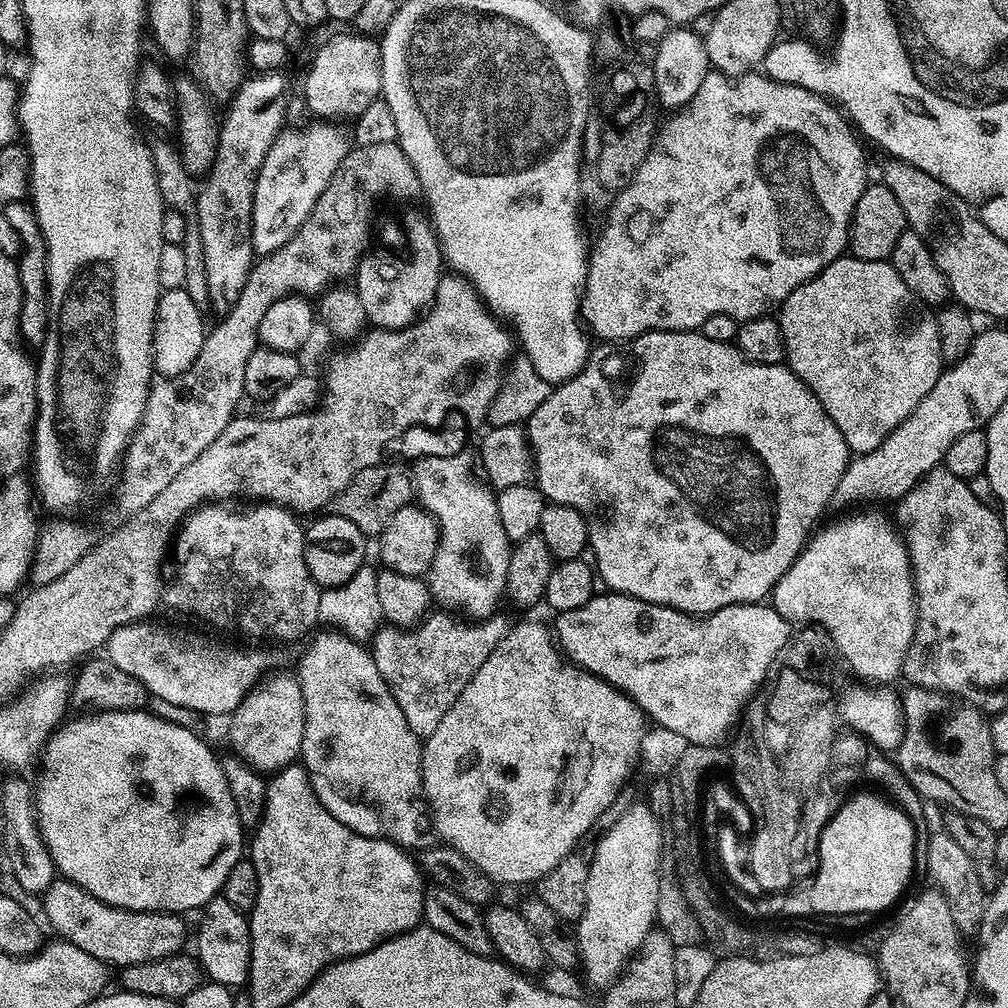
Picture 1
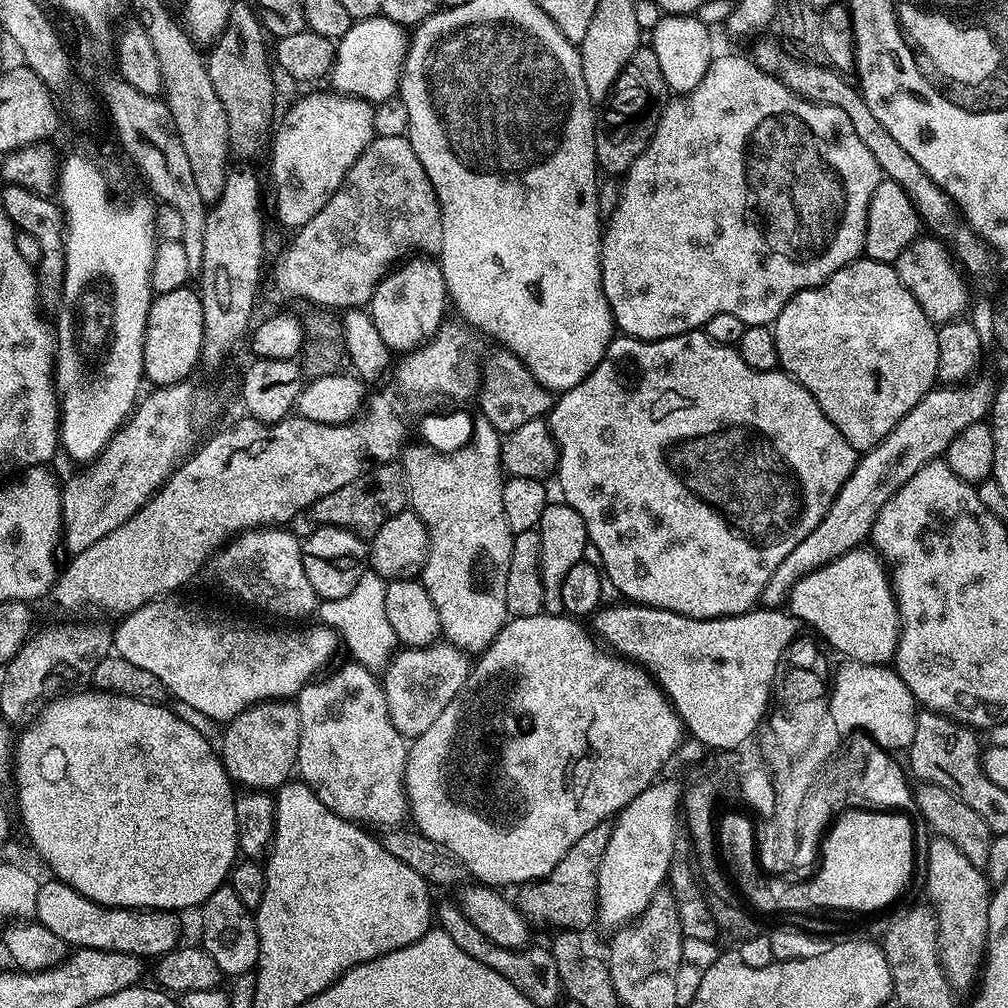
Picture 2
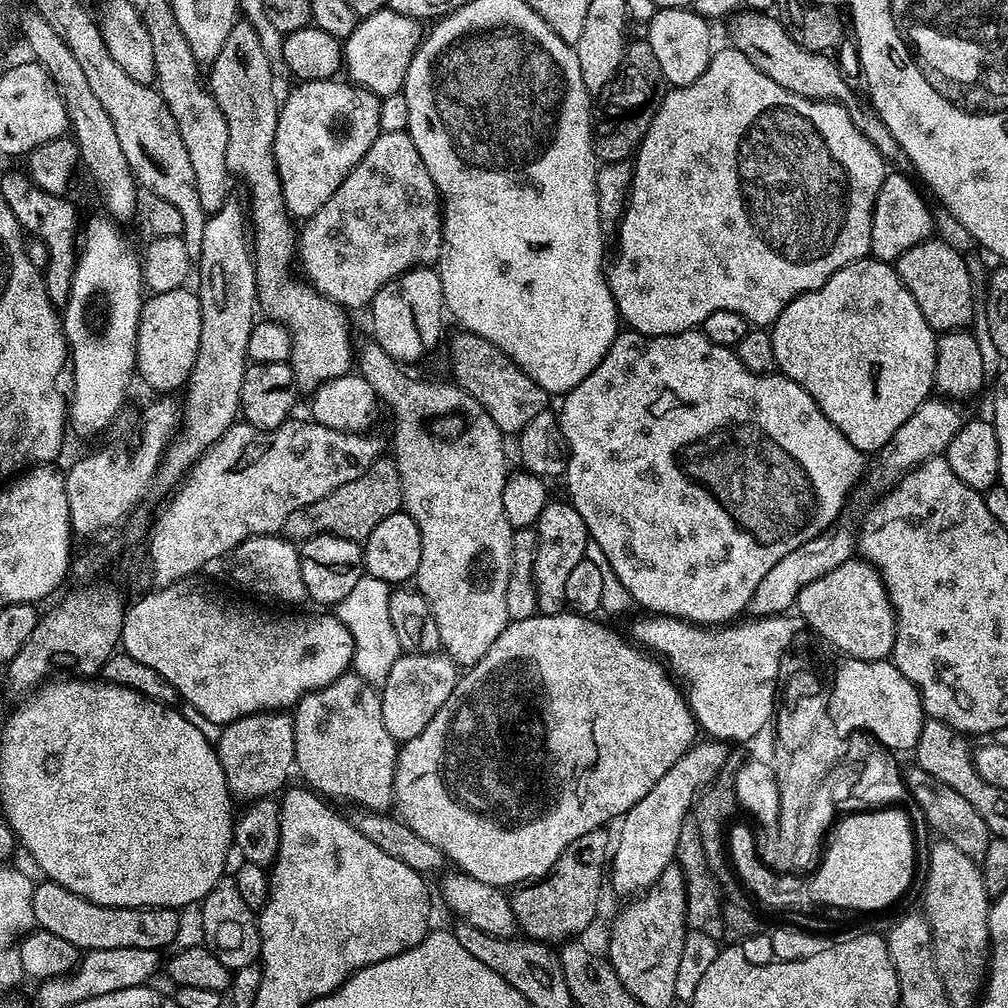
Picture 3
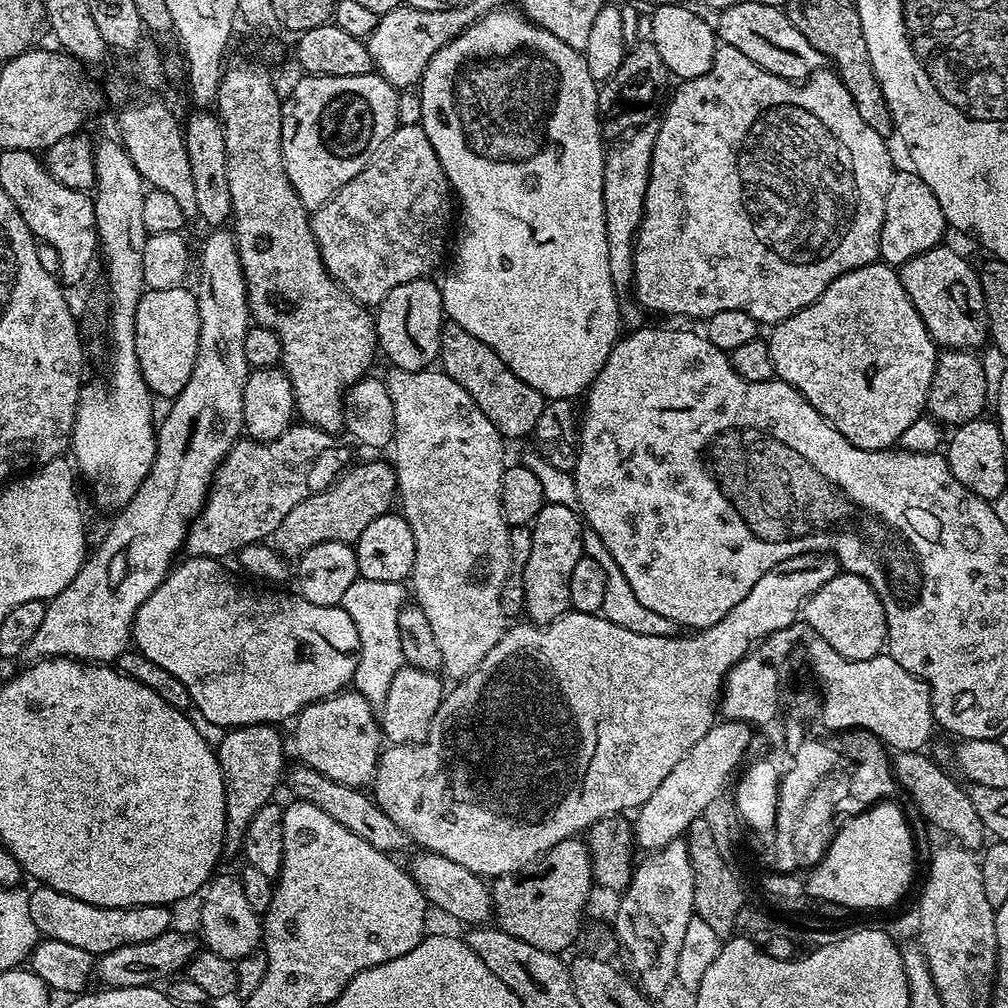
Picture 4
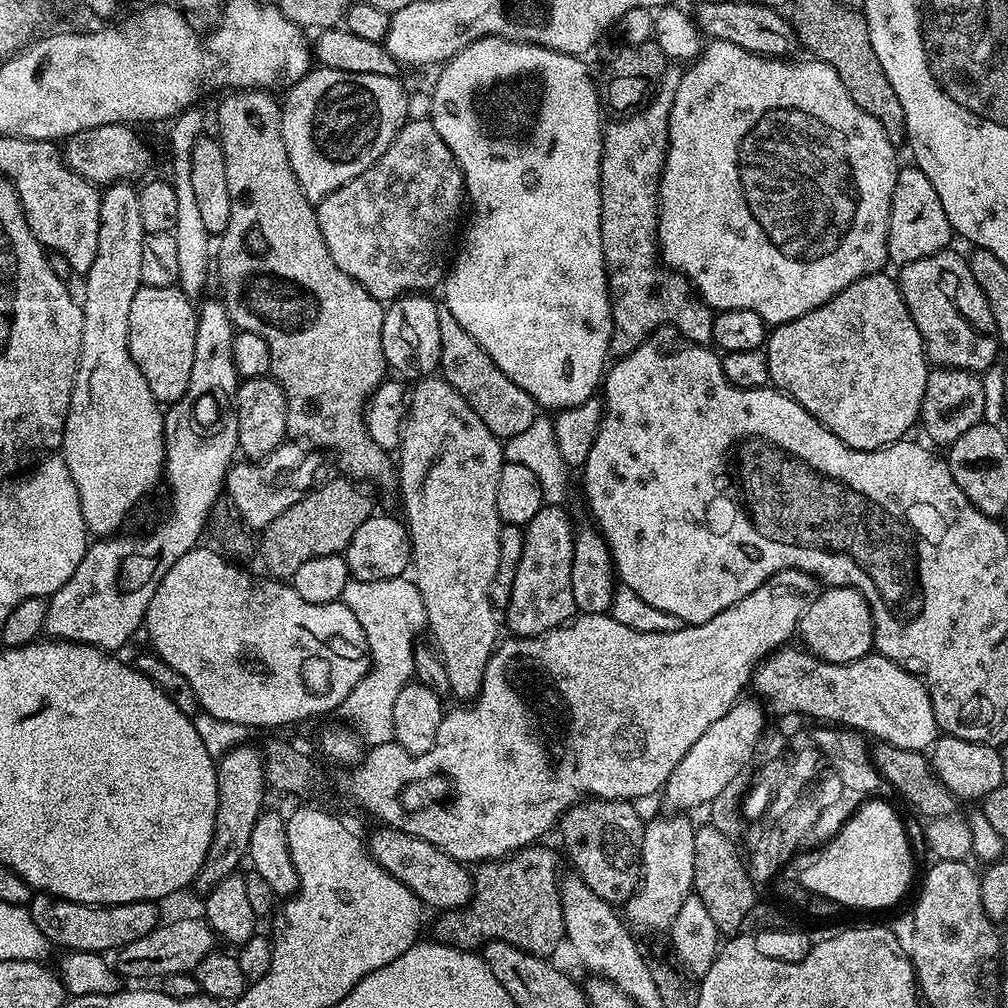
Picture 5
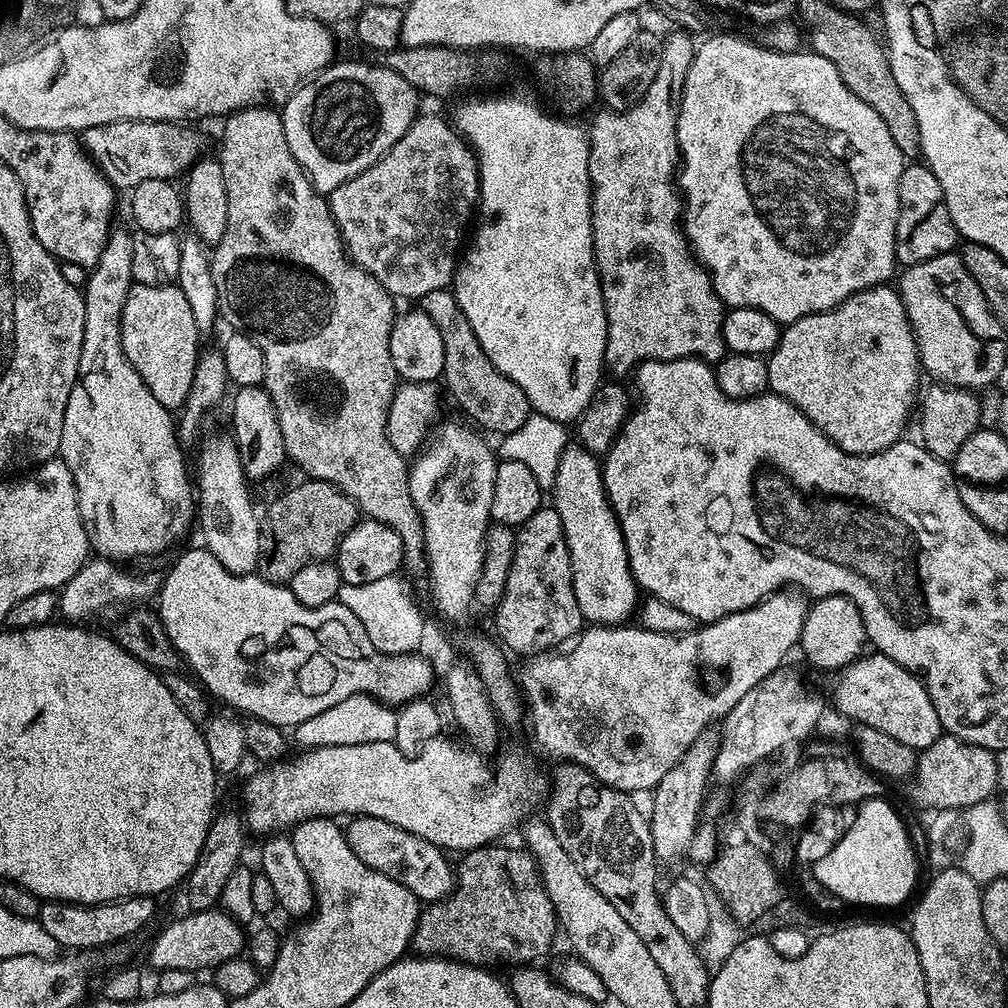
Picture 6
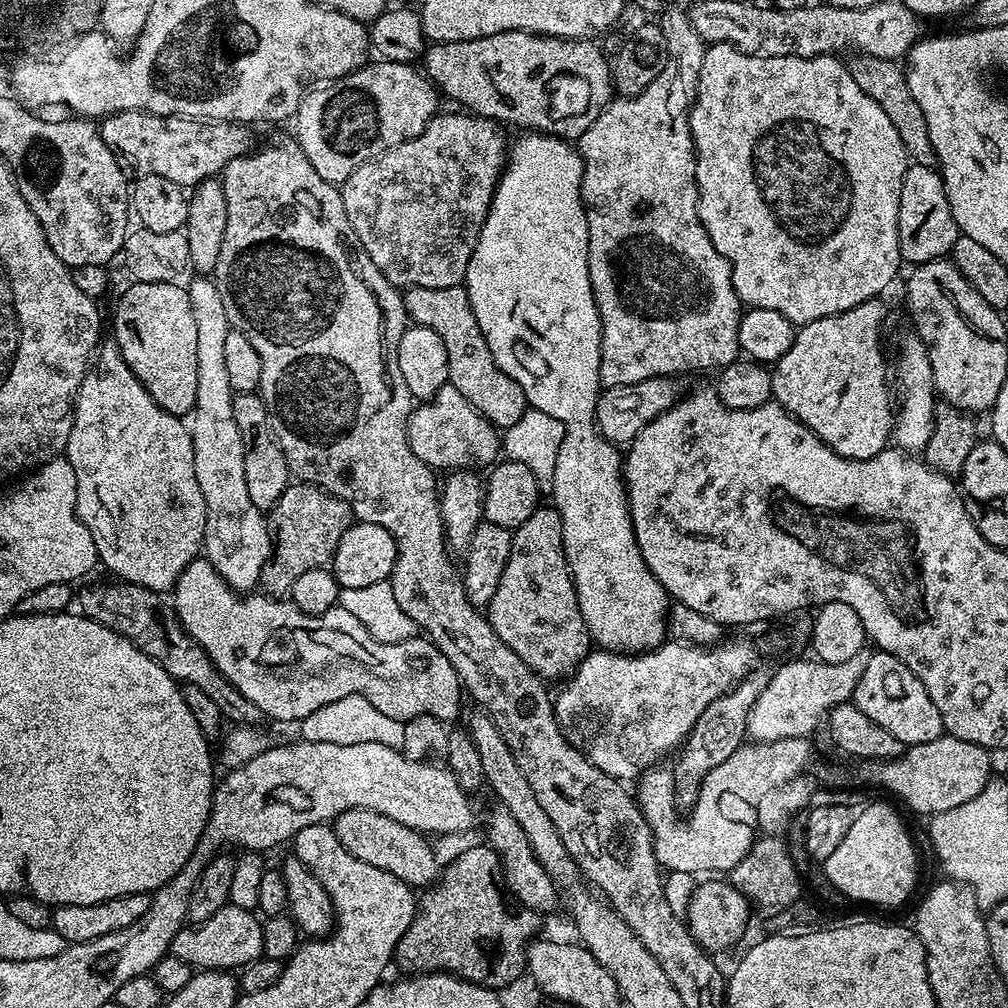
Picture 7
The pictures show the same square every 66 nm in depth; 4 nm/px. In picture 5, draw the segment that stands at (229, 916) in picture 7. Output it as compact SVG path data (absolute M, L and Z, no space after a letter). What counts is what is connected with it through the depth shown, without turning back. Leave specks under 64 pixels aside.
M203 918L172 920L169 924L167 921L150 934L146 934L146 938L138 938L138 942L130 942L130 946L119 949L114 956L114 967L125 981L148 980L151 976L163 978L183 972L195 973L198 962L209 956L217 944L216 933Z

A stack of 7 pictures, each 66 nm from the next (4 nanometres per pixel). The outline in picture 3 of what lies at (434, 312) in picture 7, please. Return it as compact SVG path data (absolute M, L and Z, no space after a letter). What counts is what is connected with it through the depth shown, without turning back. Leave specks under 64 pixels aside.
M456 330L452 336L452 372L455 383L480 403L505 434L519 434L538 414L549 407L550 394L530 378L504 352L473 332Z

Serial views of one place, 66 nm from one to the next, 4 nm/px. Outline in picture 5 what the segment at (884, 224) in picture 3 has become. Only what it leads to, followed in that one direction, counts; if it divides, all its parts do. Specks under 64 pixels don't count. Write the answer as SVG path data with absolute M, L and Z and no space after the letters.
M915 166L901 167L896 174L894 194L890 202L890 226L888 227L888 258L896 266L918 262L918 258L930 258L930 254L945 251L951 245L954 233L946 210L934 190L934 182Z

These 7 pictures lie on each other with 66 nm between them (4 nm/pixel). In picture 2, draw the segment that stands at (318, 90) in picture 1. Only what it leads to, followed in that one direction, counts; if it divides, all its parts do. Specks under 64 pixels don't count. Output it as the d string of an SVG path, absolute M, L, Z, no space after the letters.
M382 14L353 22L336 44L336 57L330 71L330 81L336 87L333 89L341 96L356 96L373 106L393 99L400 86L400 70L408 49L409 39L404 32L401 25Z

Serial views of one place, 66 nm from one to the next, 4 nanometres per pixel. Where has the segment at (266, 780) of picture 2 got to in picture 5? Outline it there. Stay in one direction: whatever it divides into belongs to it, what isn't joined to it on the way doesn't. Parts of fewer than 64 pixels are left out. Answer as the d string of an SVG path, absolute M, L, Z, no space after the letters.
M251 743L240 744L225 756L219 757L216 766L218 778L218 814L214 822L214 838L210 840L210 850L206 852L206 862L198 870L194 888L201 894L207 894L222 882L222 878L233 875L240 863L245 863L250 833L254 822L258 822L260 813L265 811L264 792L266 793L266 773L264 770L264 753L259 747L252 748Z

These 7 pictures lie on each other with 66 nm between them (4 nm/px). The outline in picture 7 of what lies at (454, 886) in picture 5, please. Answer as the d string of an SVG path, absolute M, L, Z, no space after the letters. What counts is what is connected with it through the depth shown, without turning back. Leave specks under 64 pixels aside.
M351 808L336 816L334 831L338 842L342 842L354 858L362 858L362 862L370 862L370 866L378 866L378 870L394 874L394 878L413 889L431 885L438 875L436 852L424 841L427 839L410 826L402 826L402 822L394 822L394 818L386 818L386 814Z

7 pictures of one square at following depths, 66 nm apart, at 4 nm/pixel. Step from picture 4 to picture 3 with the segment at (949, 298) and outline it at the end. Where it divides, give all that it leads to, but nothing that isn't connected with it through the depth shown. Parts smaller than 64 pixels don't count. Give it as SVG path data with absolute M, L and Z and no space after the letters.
M939 238L923 240L918 246L910 246L906 254L894 262L896 273L902 278L906 290L914 294L918 310L932 331L954 332L969 327L972 320L972 276L968 273L968 264L963 260L961 249L951 248Z

